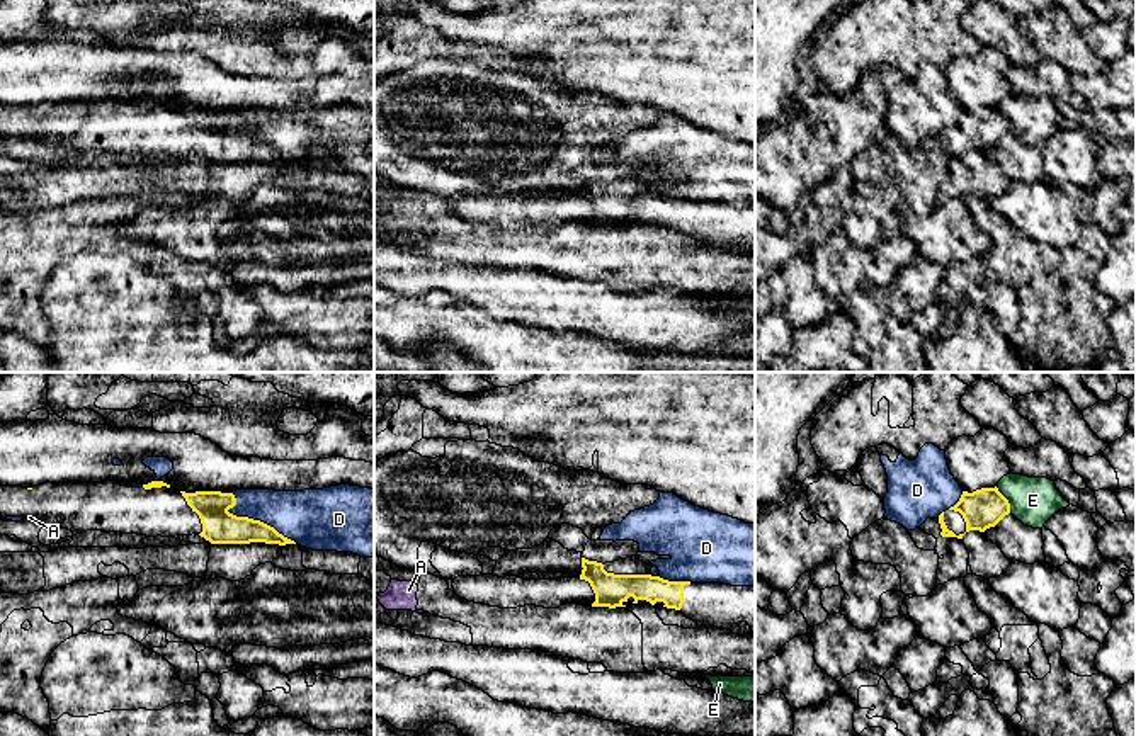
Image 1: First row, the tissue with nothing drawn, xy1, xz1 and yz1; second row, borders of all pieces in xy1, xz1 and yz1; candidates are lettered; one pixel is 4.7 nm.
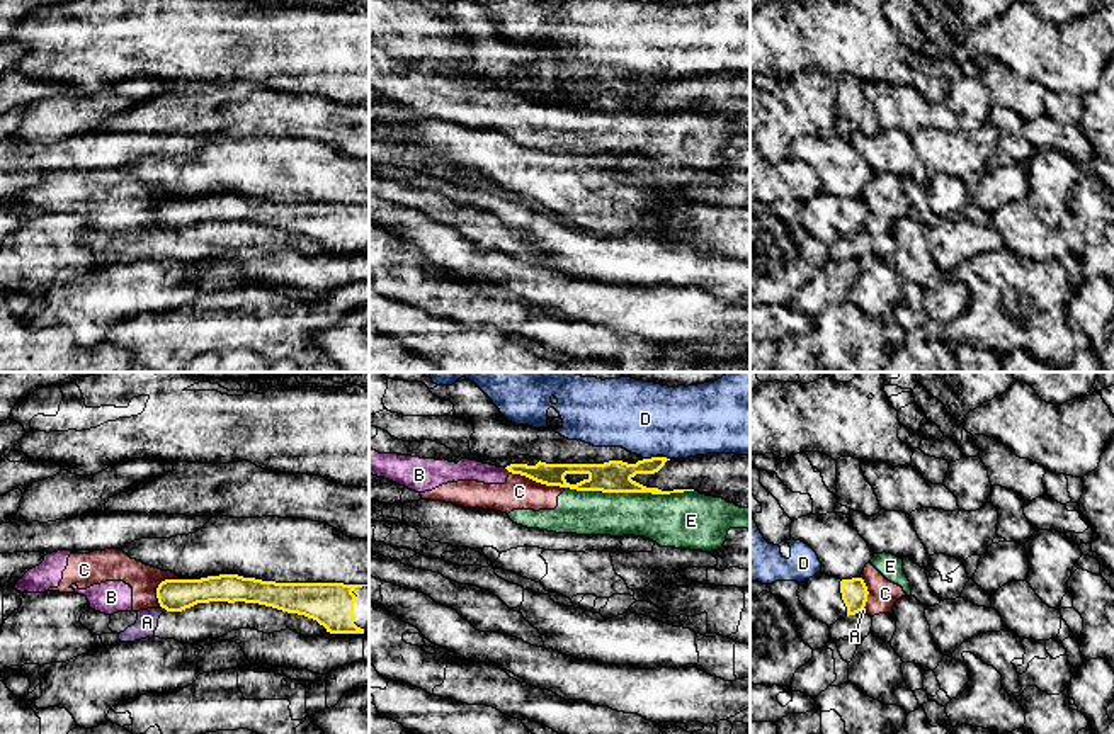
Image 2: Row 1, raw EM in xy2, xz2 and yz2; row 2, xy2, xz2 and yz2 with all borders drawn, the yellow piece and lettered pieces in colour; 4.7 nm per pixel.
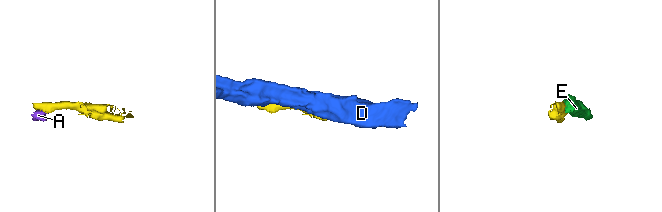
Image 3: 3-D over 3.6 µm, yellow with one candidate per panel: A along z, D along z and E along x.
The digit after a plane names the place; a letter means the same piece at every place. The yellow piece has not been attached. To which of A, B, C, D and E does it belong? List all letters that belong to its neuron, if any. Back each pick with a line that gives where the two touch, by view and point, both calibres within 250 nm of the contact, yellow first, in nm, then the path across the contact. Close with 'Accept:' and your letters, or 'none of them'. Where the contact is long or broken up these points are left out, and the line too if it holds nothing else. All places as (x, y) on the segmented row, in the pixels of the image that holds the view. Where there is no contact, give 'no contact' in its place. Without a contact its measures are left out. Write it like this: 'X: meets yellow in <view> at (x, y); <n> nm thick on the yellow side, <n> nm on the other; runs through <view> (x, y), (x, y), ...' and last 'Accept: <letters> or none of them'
Accept: none of them

